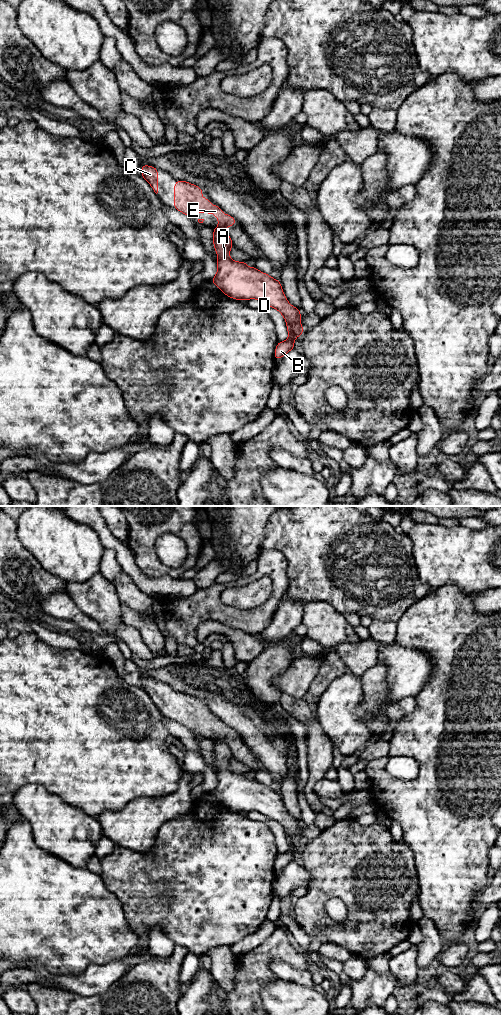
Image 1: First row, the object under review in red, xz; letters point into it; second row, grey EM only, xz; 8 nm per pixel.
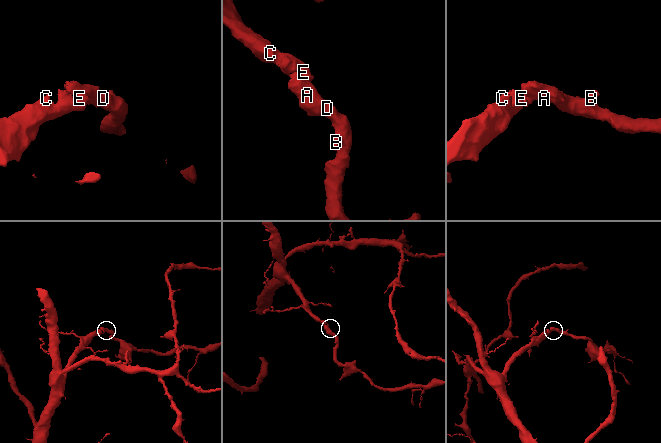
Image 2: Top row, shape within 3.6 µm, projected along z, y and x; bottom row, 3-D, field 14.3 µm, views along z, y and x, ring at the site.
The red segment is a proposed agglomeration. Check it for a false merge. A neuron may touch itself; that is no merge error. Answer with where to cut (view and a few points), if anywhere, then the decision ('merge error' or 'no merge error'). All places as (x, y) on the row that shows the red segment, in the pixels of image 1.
xz (217, 228), (224, 230) | merge error

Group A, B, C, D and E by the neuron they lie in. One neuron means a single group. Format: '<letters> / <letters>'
A B D / C E

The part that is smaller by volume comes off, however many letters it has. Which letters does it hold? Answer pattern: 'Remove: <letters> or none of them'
Remove: A, B, D

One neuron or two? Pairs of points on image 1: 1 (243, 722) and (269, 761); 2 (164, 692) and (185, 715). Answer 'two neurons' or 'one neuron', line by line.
1: one neuron
2: one neuron

